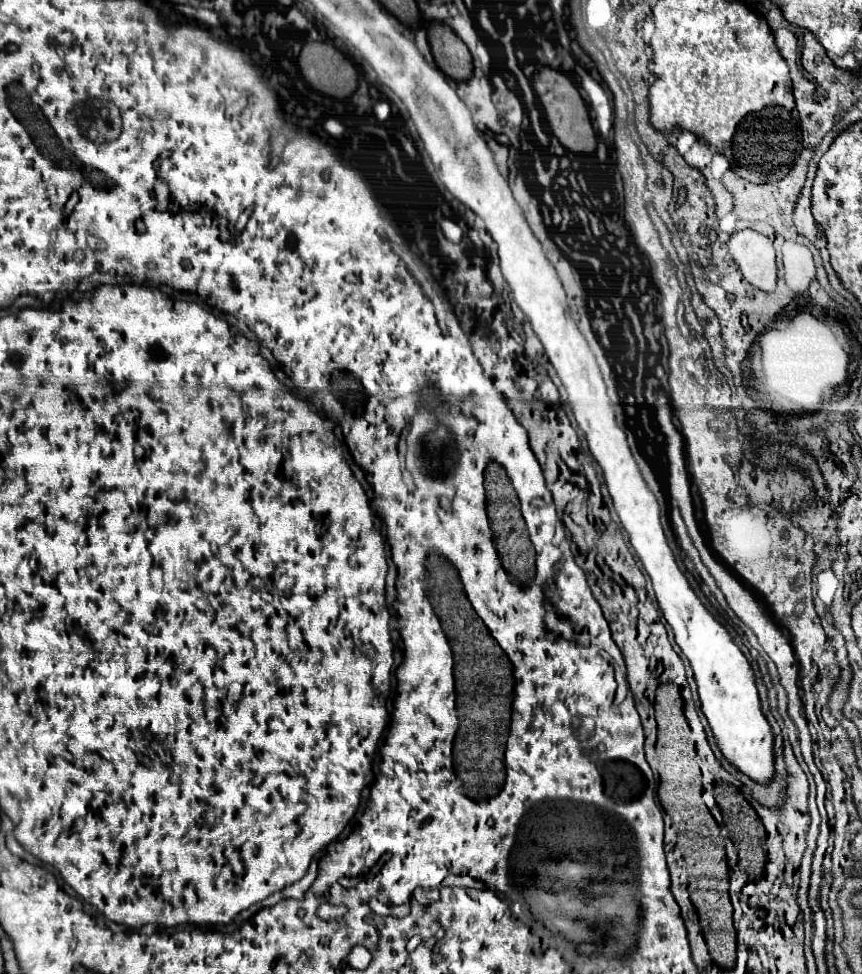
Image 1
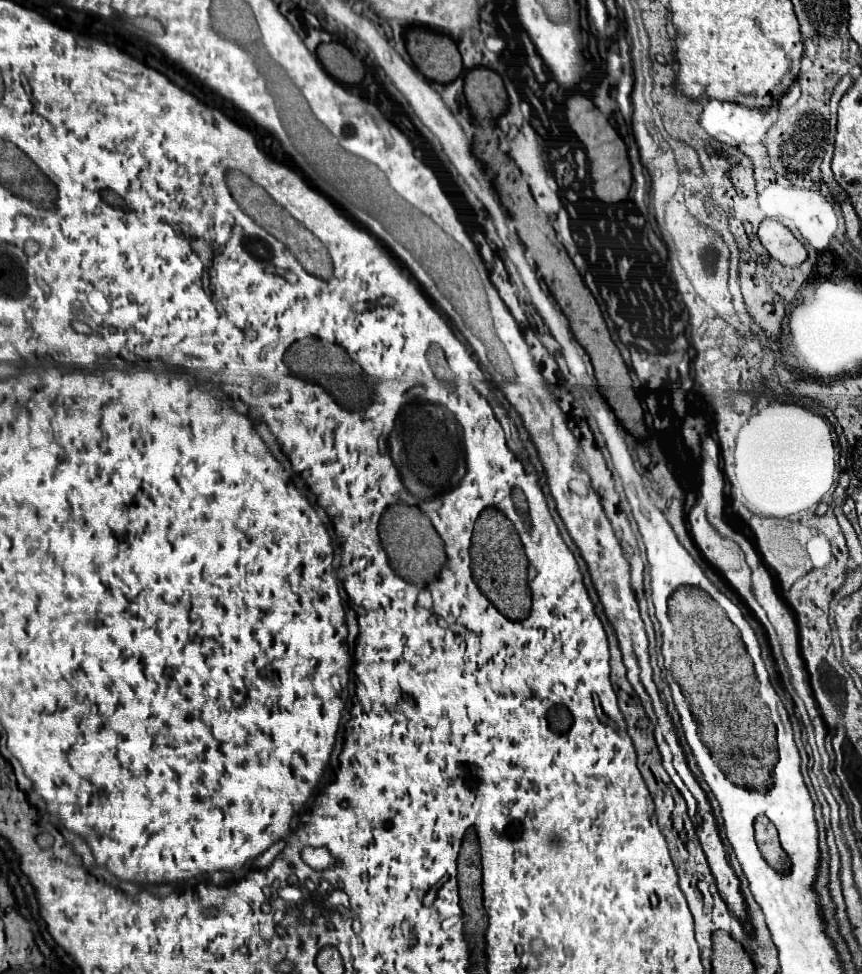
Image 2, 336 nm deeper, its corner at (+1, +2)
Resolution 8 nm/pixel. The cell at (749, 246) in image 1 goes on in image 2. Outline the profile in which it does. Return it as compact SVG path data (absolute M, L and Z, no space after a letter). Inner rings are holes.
M773 219L761 221L757 229L757 237L761 245L767 249L769 257L777 259L781 265L799 267L807 259L805 247L793 237L793 233L785 225Z

